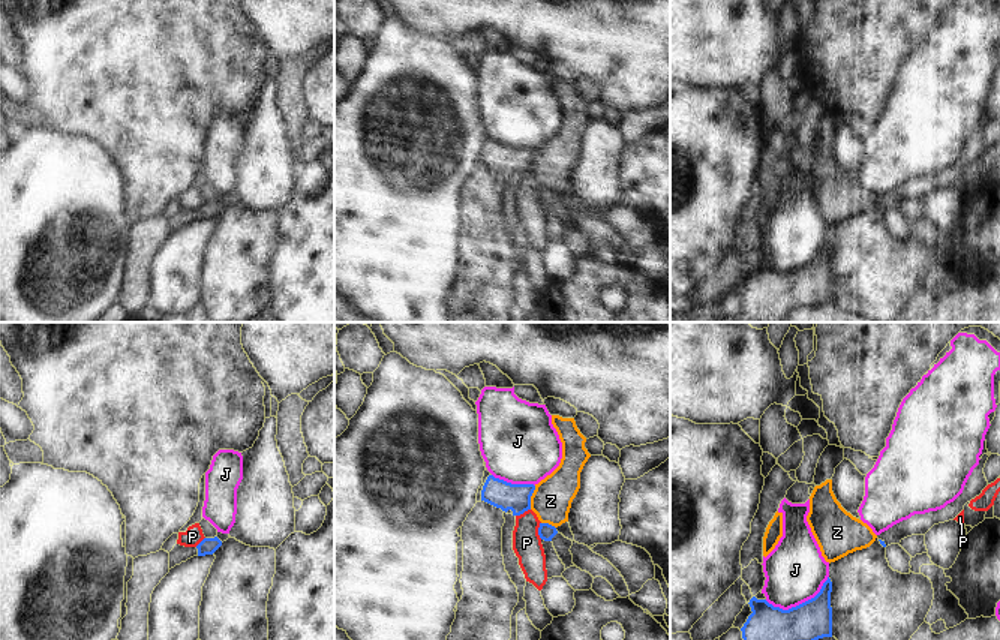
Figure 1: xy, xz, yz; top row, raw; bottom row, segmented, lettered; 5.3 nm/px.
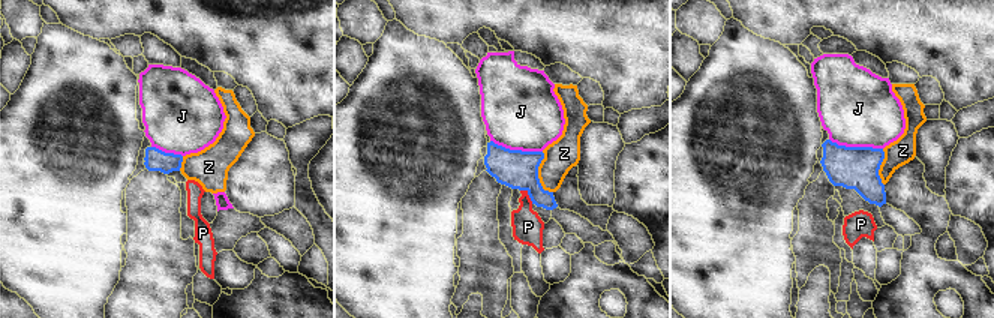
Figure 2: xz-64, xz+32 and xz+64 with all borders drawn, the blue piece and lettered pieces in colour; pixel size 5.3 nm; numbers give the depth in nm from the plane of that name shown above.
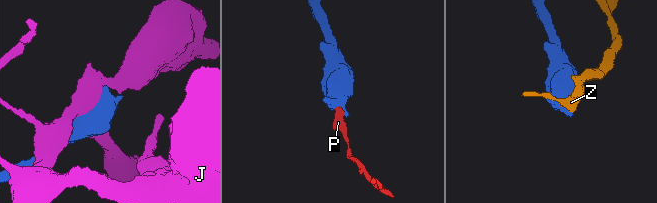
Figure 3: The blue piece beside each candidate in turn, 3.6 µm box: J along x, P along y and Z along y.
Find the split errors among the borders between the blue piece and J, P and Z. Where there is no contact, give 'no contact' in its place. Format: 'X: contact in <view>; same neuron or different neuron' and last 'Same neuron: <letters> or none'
J: contact in yz; different neuron
P: contact in xz; different neuron
Z: contact in xz; different neuron
Same neuron: none

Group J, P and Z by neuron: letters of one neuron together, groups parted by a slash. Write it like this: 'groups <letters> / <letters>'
groups J / P Z

